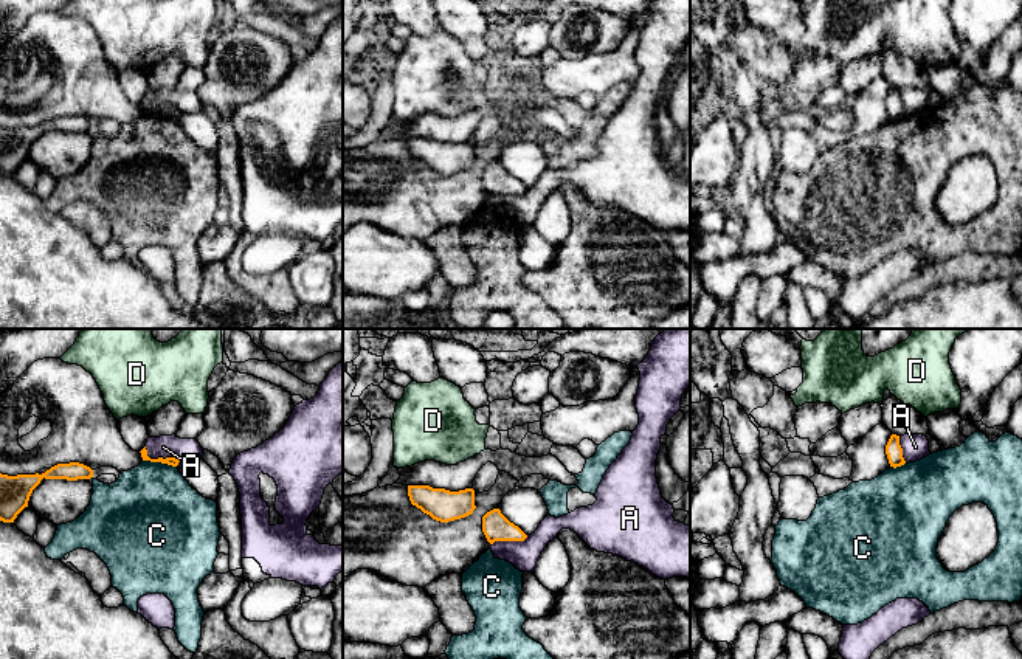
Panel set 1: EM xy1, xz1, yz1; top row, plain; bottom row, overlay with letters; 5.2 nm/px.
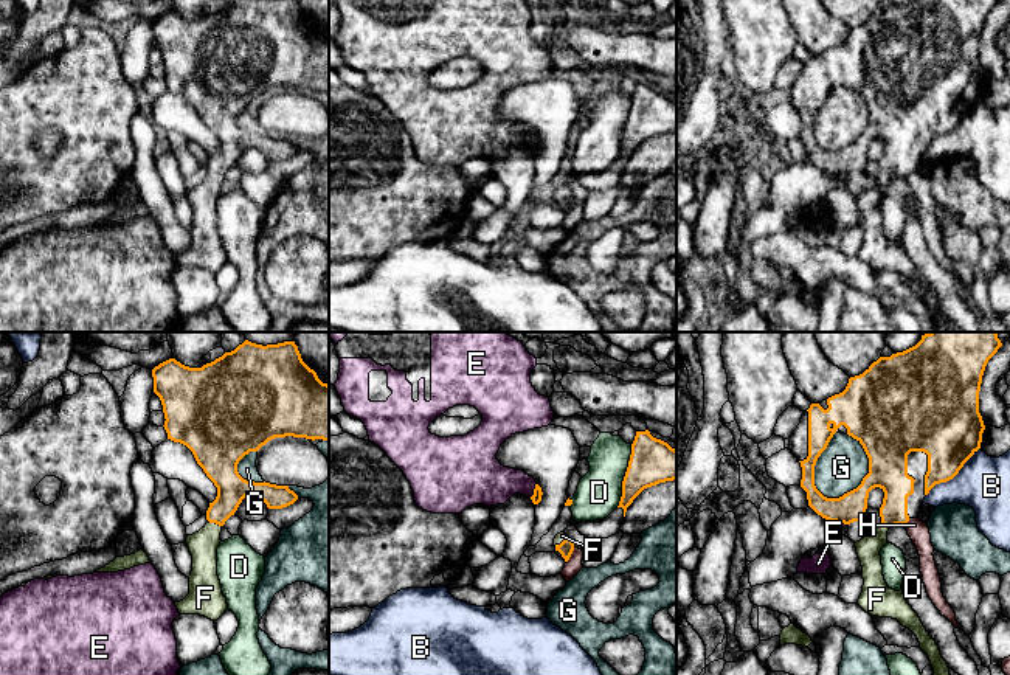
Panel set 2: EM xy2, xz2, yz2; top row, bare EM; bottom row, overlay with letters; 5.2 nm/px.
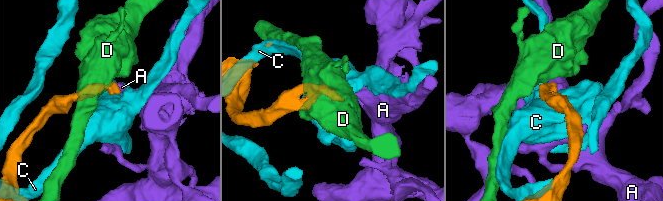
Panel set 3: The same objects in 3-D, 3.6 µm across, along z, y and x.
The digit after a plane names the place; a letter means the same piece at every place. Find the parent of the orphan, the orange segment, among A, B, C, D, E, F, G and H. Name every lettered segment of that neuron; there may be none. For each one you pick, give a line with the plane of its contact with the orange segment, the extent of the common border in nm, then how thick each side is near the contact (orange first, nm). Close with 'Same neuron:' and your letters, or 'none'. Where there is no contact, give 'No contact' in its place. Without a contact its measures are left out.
F: Touches orange in xy2. Shared border 80 nm. Thickness 160 nm (orange) against 150 nm
Same neuron: F

